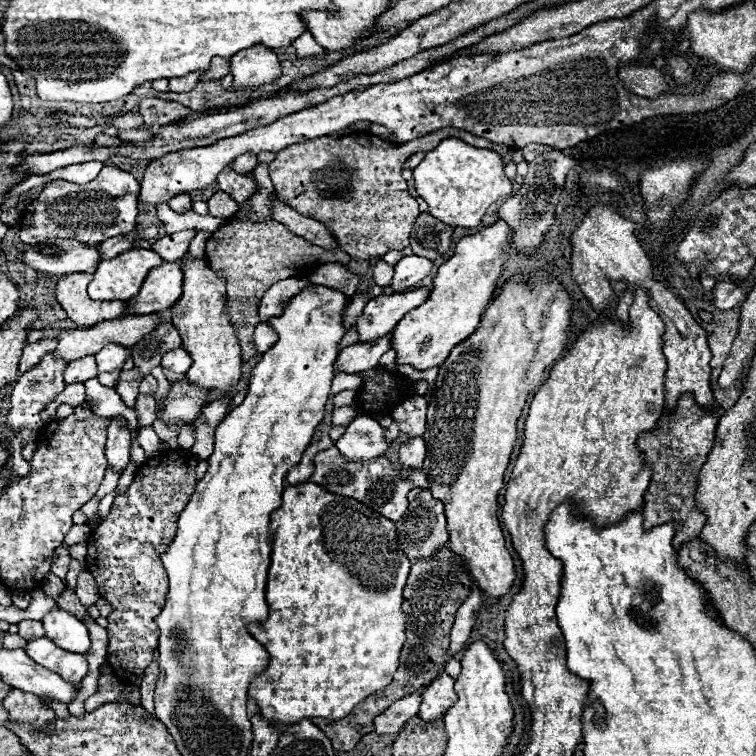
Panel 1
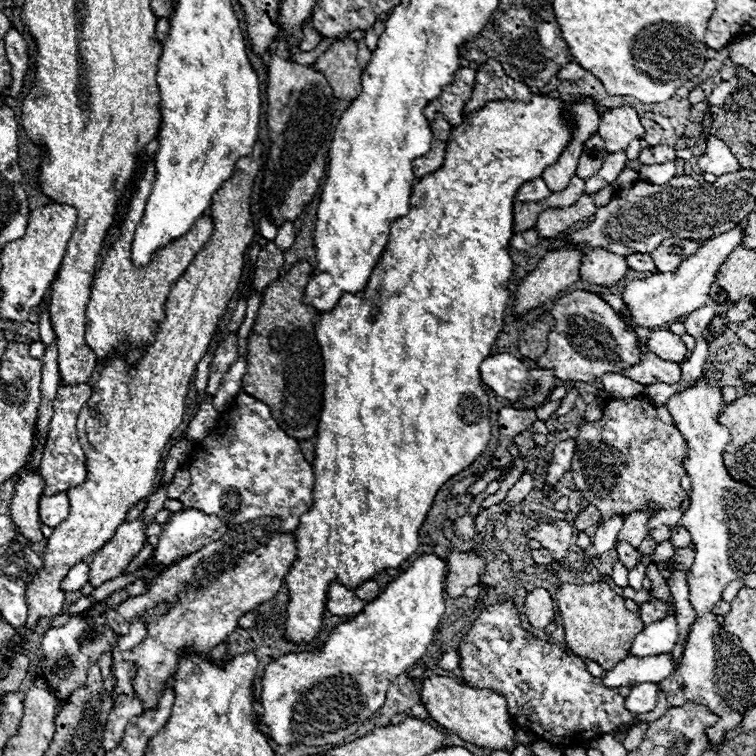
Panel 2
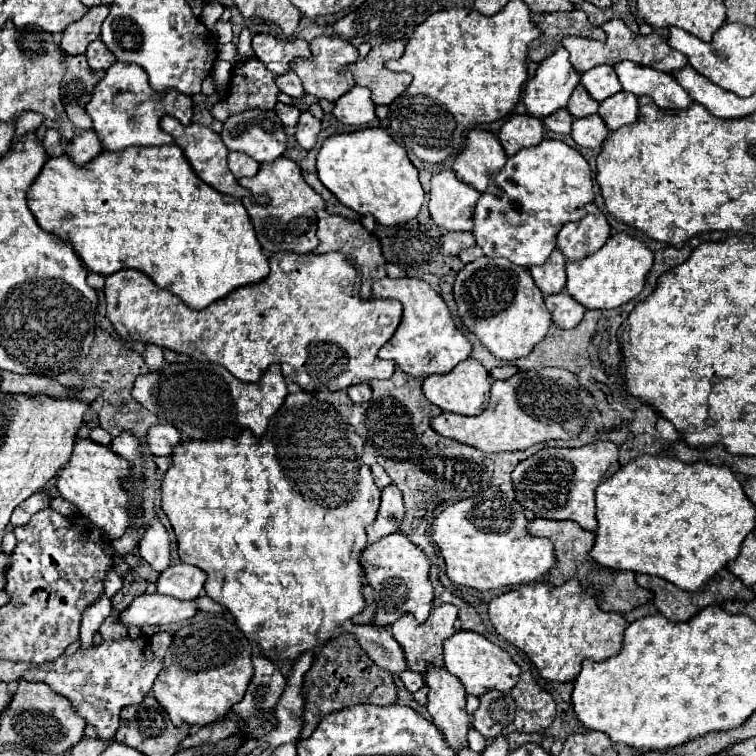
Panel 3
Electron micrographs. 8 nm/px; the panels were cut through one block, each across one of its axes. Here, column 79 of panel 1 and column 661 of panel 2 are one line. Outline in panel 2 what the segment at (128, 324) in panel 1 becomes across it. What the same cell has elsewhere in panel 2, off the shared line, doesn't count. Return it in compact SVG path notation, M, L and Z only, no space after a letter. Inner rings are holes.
M650 330L646 348L668 362L680 364L686 358L686 344L670 330Z

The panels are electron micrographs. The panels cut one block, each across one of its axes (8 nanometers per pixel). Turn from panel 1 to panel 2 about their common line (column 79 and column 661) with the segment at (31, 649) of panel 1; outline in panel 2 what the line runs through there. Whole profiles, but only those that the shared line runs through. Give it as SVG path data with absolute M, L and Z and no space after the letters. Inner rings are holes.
M630 654L620 664L616 664L616 668L604 674L604 684L614 688L620 688L620 686L632 688L634 684L642 684L642 682L660 684L674 672L676 672L676 664L670 654L644 656L644 658Z

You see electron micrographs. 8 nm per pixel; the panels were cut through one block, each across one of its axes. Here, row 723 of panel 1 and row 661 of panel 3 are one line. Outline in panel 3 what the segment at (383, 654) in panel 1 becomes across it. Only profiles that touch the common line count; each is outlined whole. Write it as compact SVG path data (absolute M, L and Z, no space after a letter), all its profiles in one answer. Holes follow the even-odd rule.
M296 392L288 394L282 408L272 416L270 426L264 436L254 436L252 432L240 432L240 436L232 440L214 440L214 442L198 442L198 440L186 440L172 452L172 468L164 474L162 480L162 510L166 512L176 538L178 538L178 554L180 560L192 566L198 566L206 572L206 584L204 592L214 602L222 604L230 610L234 616L238 628L244 632L244 636L258 644L260 652L268 660L282 660L288 664L294 664L304 652L320 652L332 638L334 632L342 626L342 622L350 620L352 616L360 614L364 610L364 566L360 562L360 556L364 548L368 546L366 526L376 520L378 506L380 506L380 490L372 480L370 468L362 462L362 440L352 432L352 426L342 420L342 416L336 412L336 408L328 402L316 400L308 392Z

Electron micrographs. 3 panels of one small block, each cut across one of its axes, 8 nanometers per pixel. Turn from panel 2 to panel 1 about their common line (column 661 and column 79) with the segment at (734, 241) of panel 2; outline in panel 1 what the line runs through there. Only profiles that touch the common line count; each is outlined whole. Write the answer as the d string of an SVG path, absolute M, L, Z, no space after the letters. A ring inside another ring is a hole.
M68 274L58 280L56 298L68 314L68 320L82 328L100 324L104 320L116 320L128 316L128 308L122 302L92 300L86 292L92 282L92 274Z

